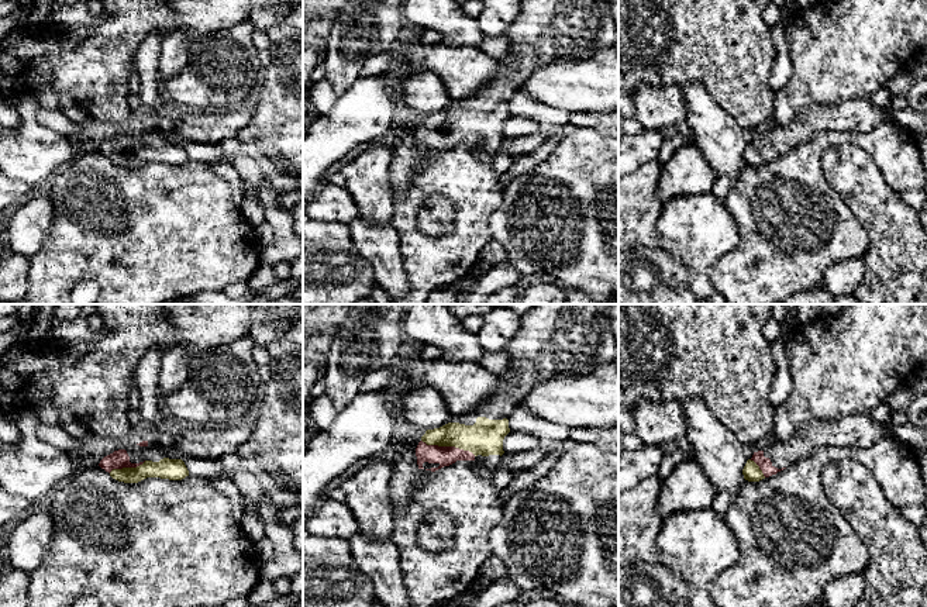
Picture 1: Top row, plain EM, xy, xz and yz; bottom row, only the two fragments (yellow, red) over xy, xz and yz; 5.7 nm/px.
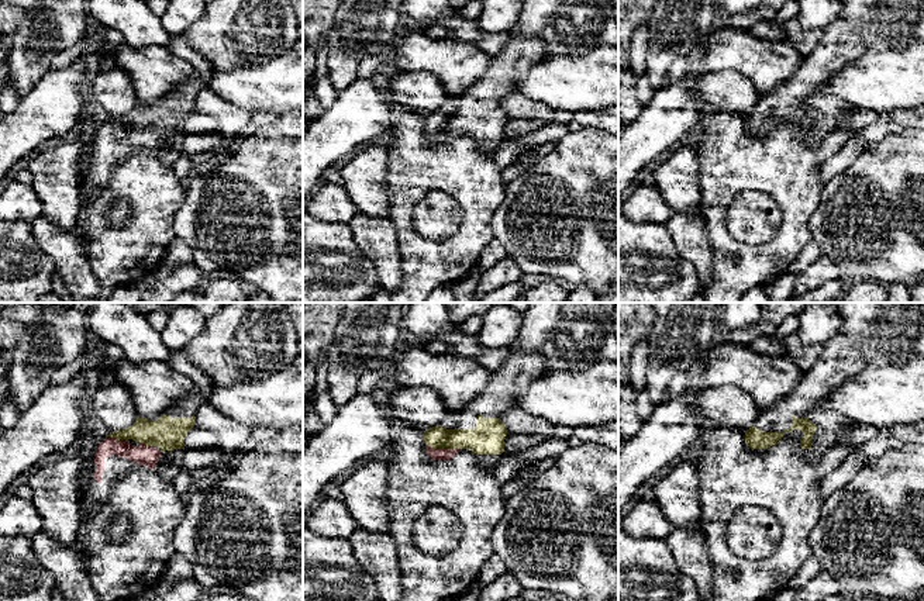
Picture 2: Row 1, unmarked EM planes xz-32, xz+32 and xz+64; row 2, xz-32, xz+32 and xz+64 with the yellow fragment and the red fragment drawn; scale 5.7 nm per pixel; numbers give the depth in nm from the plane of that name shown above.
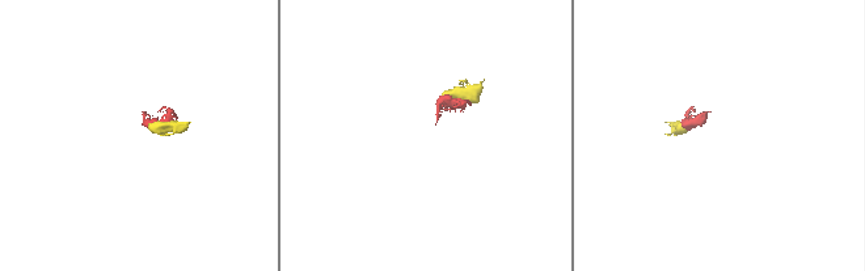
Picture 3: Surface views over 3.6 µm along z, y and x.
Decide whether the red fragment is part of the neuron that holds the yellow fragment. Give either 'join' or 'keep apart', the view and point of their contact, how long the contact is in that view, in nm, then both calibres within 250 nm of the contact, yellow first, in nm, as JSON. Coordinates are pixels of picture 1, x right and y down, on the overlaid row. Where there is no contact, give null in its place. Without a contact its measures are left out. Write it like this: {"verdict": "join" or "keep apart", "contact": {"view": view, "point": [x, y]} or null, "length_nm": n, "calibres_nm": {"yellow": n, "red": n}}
{"verdict": "join", "contact": {"view": "xz", "point": [448, 445]}, "length_nm": 320, "calibres_nm": {"yellow": 200, "red": 110}}

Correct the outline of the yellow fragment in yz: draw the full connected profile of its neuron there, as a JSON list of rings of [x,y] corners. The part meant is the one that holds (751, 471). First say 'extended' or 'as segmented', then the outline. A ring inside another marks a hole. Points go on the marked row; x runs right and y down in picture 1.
extended; [[[852,414],[835,421],[810,421],[799,427],[789,439],[773,442],[764,451],[754,452],[747,461],[742,475],[748,482],[765,477],[795,465],[824,446],[868,448],[878,439],[895,438],[892,430],[868,414]]]

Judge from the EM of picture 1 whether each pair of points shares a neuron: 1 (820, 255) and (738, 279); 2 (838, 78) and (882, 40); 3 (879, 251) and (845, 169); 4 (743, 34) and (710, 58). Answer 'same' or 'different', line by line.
1: same
2: same
3: same
4: same

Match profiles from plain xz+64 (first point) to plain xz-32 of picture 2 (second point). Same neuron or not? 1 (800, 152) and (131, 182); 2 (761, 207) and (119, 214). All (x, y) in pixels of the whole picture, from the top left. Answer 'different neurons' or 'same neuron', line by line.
1: same neuron
2: same neuron

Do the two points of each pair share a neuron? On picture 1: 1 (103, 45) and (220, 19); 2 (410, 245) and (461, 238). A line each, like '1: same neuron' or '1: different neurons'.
1: same neuron
2: same neuron

